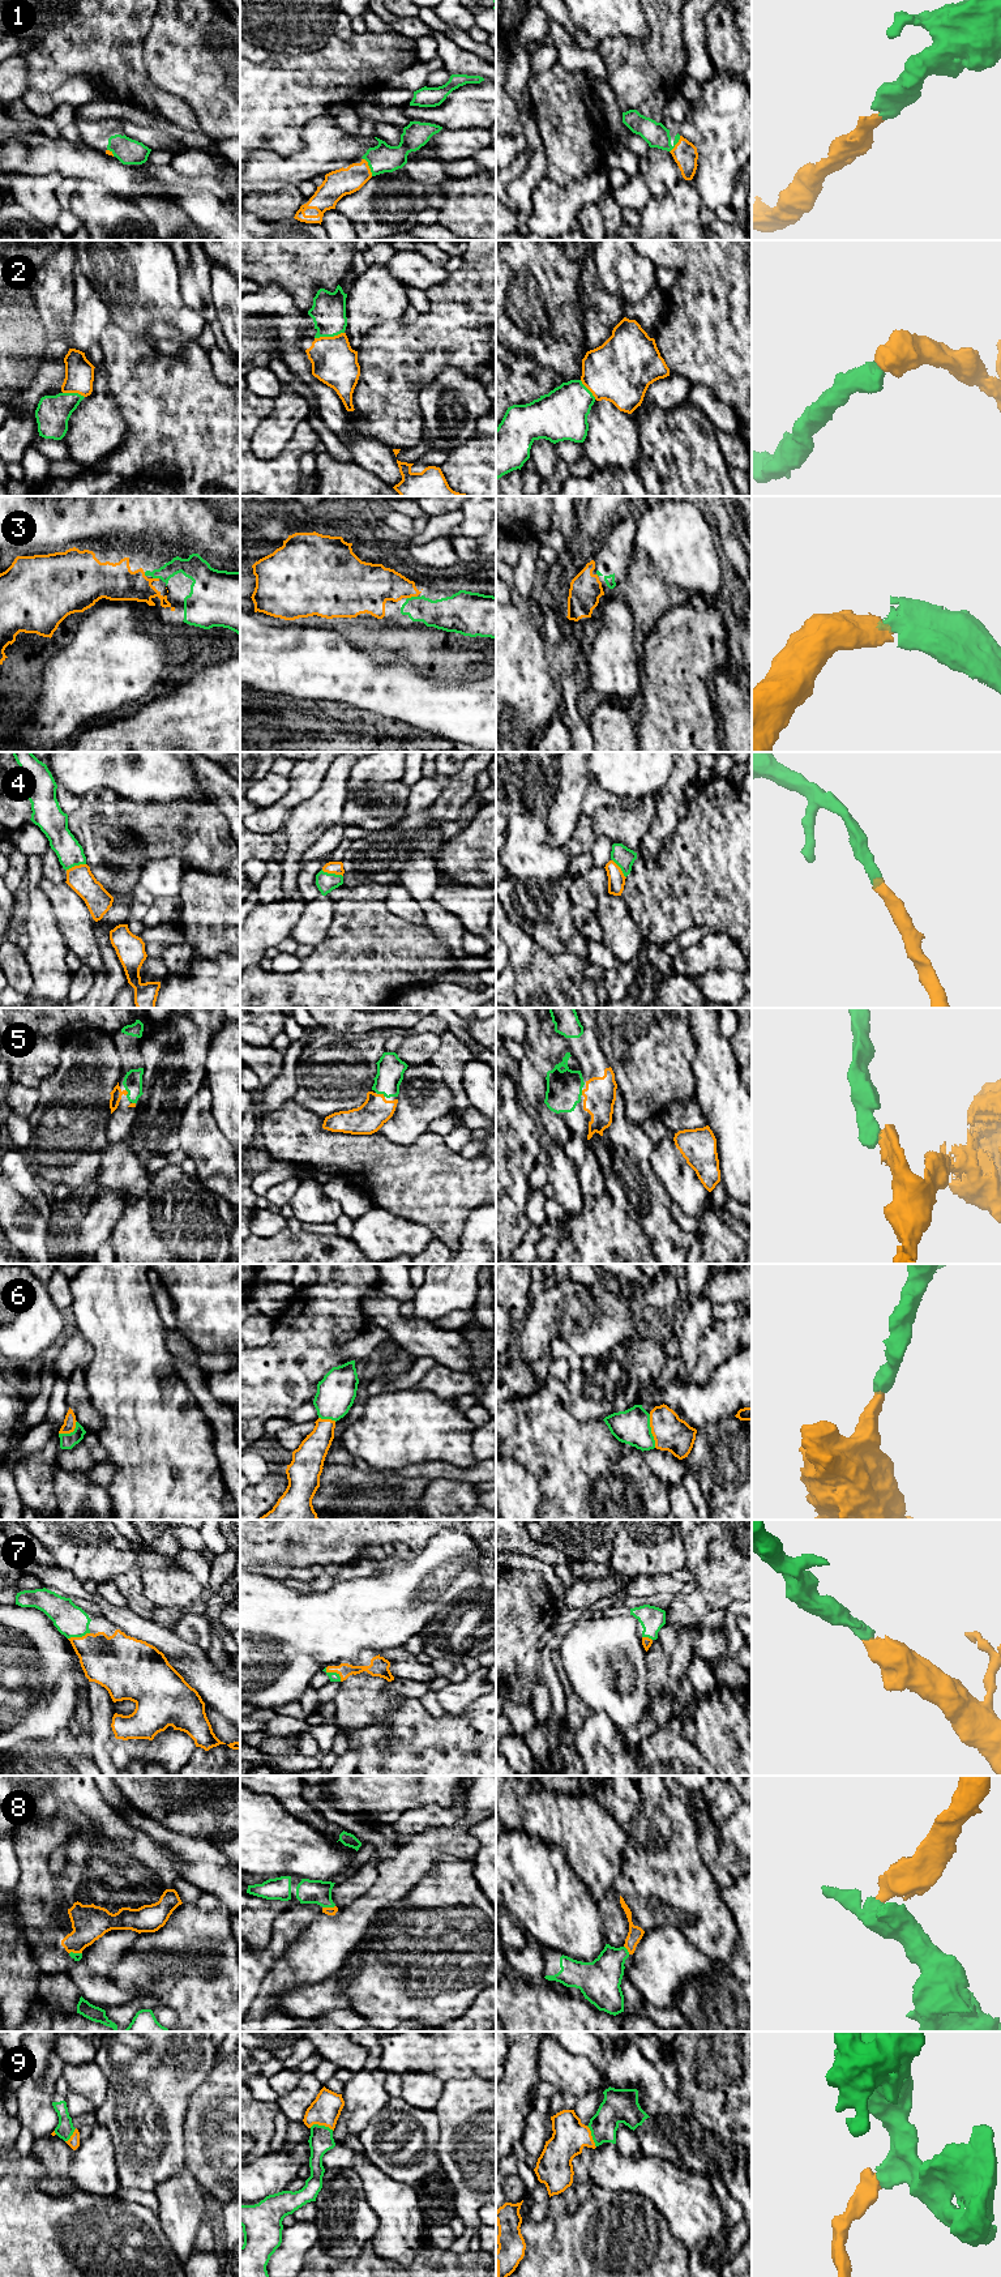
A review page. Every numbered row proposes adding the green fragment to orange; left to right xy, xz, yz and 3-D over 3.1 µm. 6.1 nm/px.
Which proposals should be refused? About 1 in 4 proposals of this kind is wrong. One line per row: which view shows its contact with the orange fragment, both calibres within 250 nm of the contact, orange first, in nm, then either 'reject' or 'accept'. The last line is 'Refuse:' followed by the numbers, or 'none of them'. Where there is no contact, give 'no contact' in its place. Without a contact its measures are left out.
1: contact in xz; calibres 170 and 180 nm; accept
2: contact in xz; calibres 280 and 200 nm; accept
3: contact in xz; calibres 260 and 200 nm; accept
4: contact in xz; calibres 80 and 120 nm; accept
5: contact in xz; calibres 190 and 170 nm; accept
6: contact in yz; calibres 220 and 220 nm; accept
7: contact in xz; calibres 90 and 60 nm; accept
8: contact in xz; calibres 50 and 150 nm; reject
9: contact in xz; calibres 190 and 150 nm; accept
Refuse: 8

